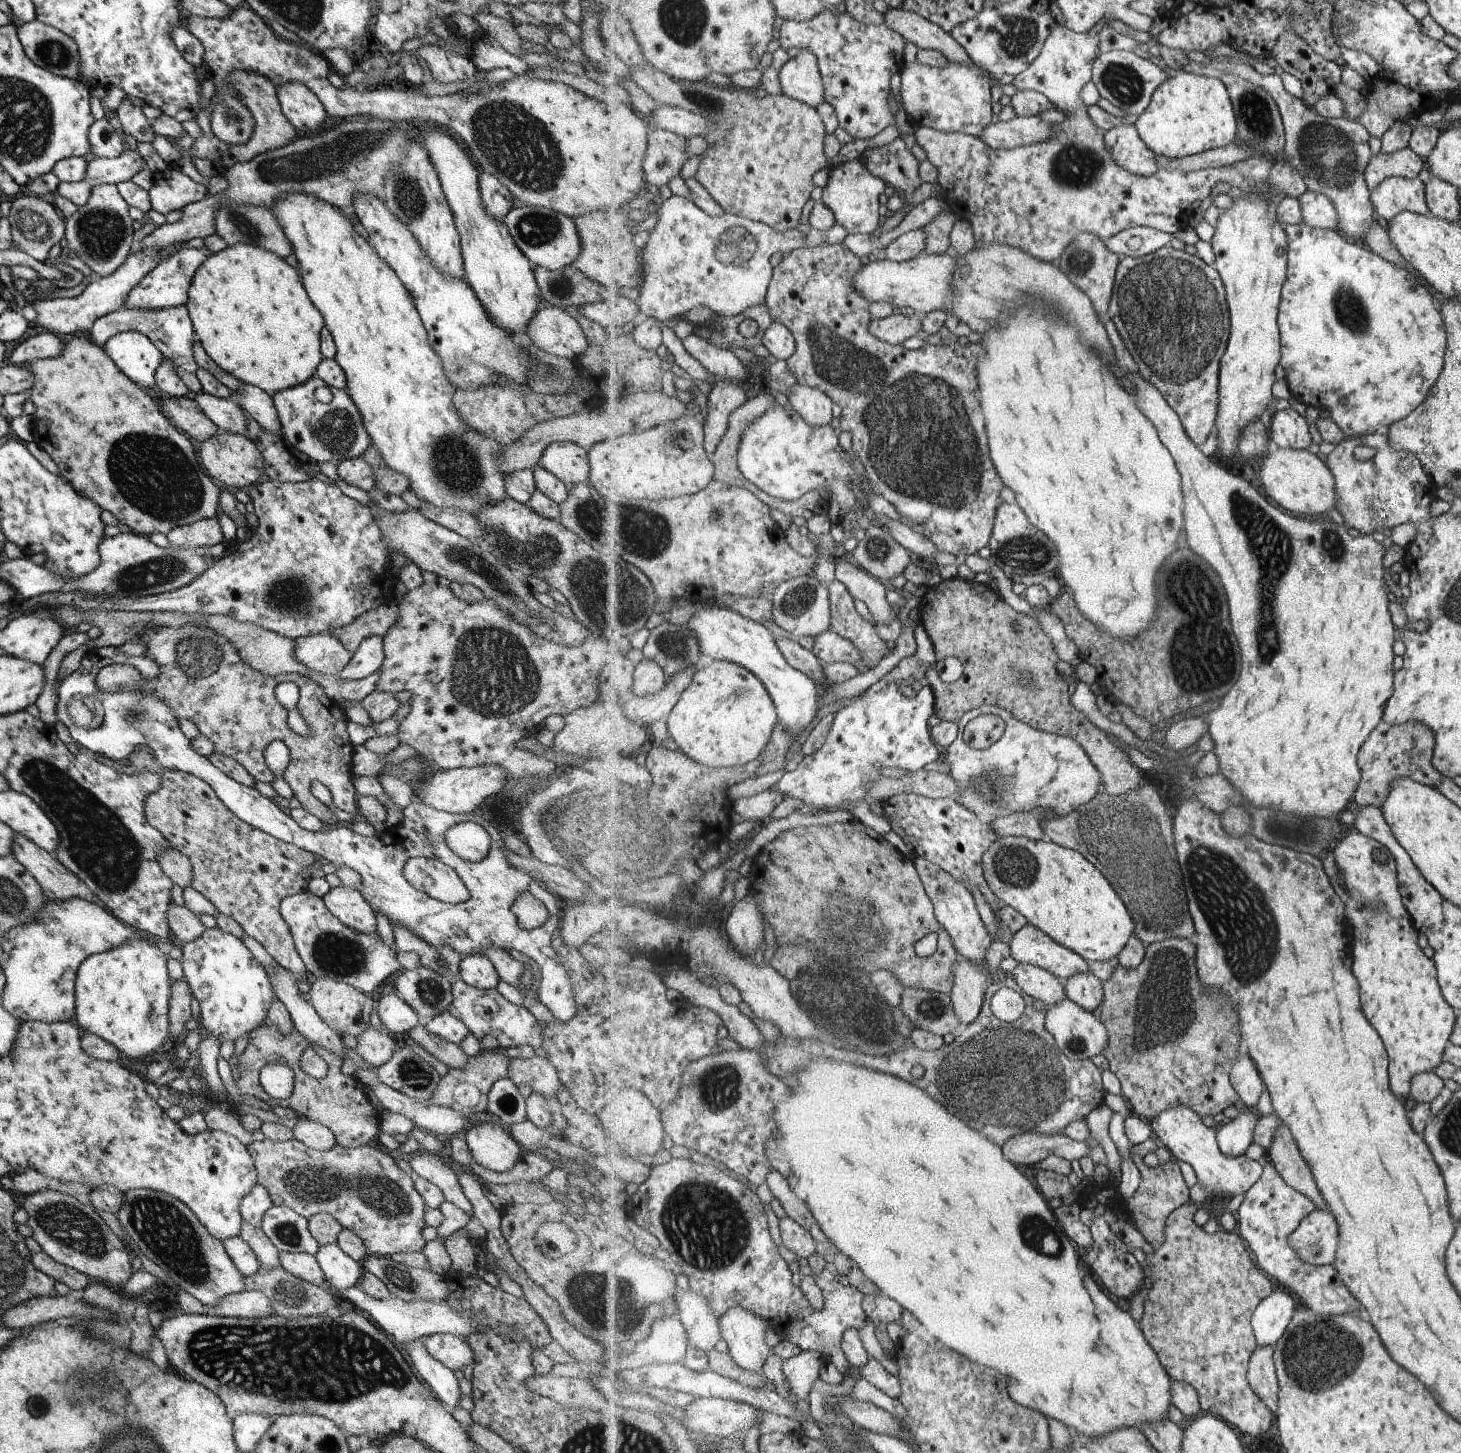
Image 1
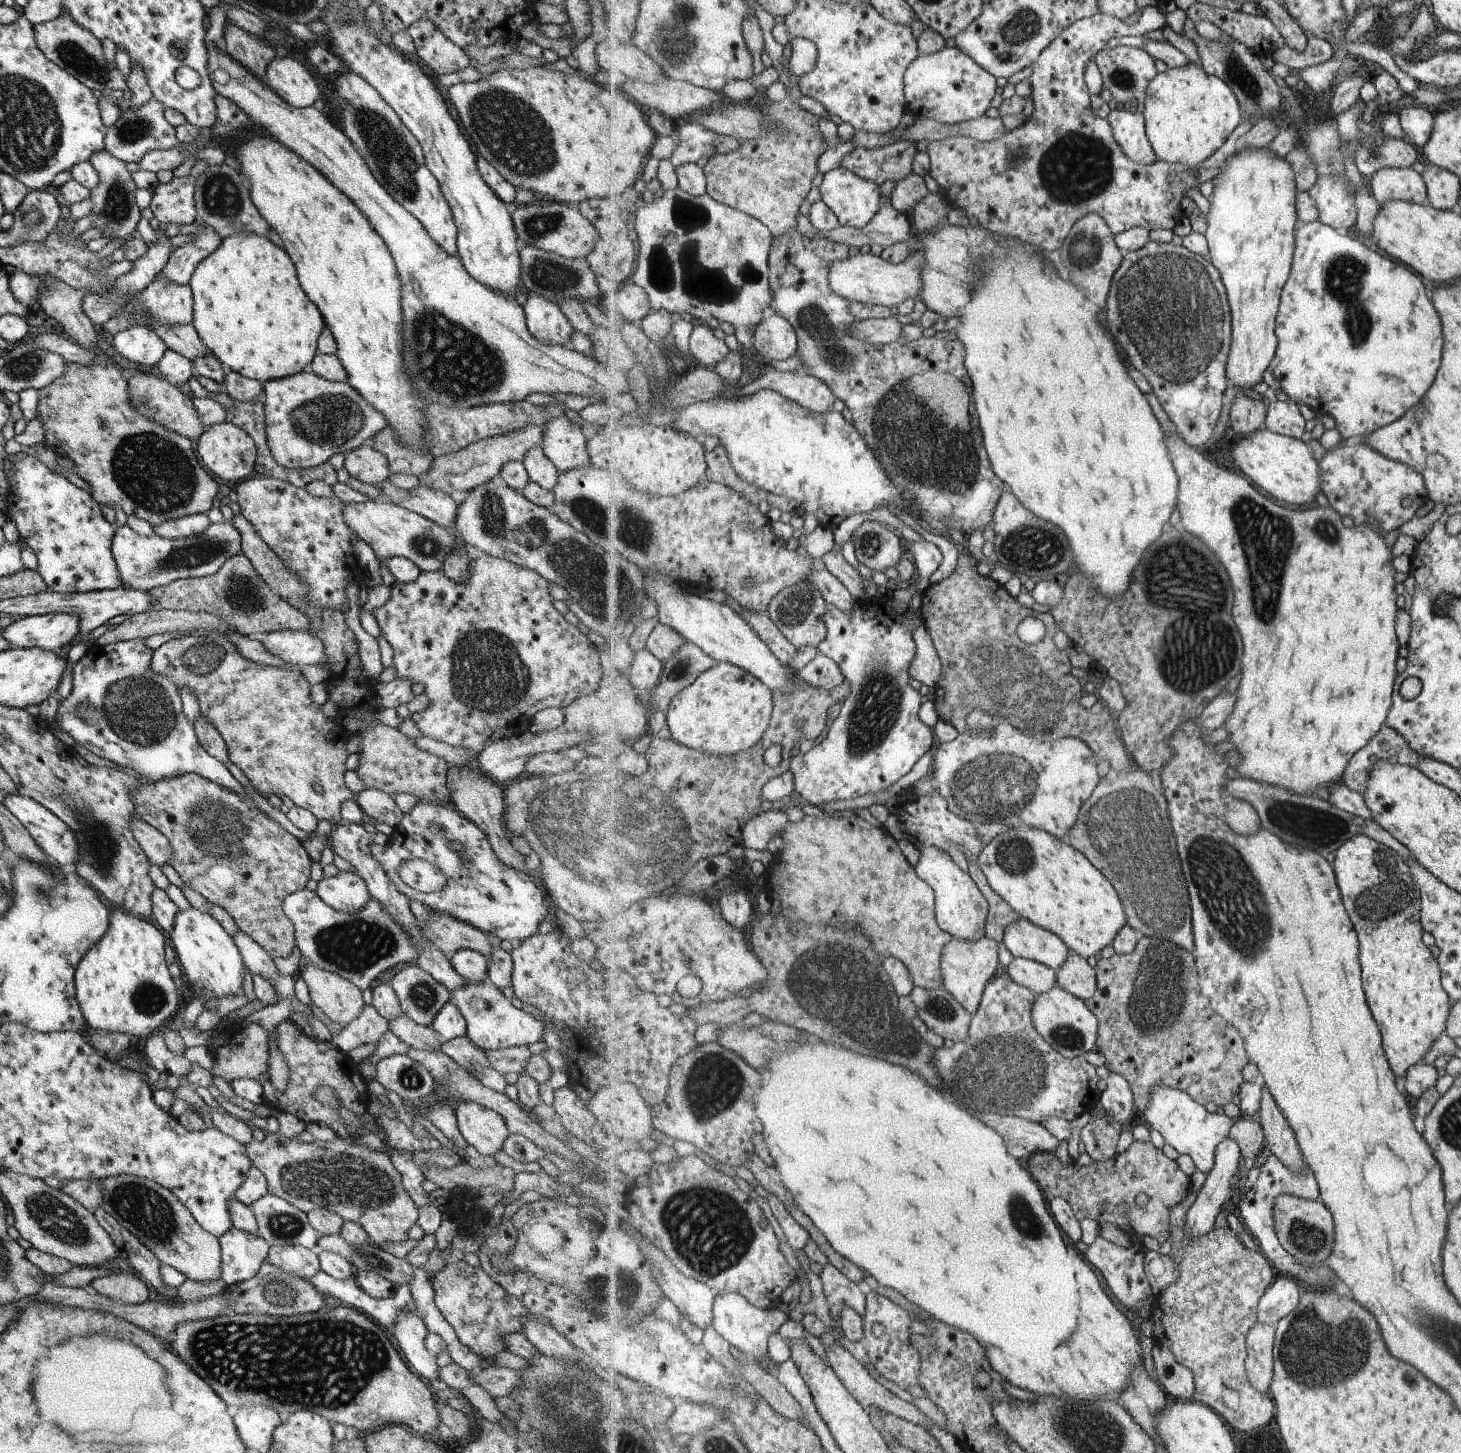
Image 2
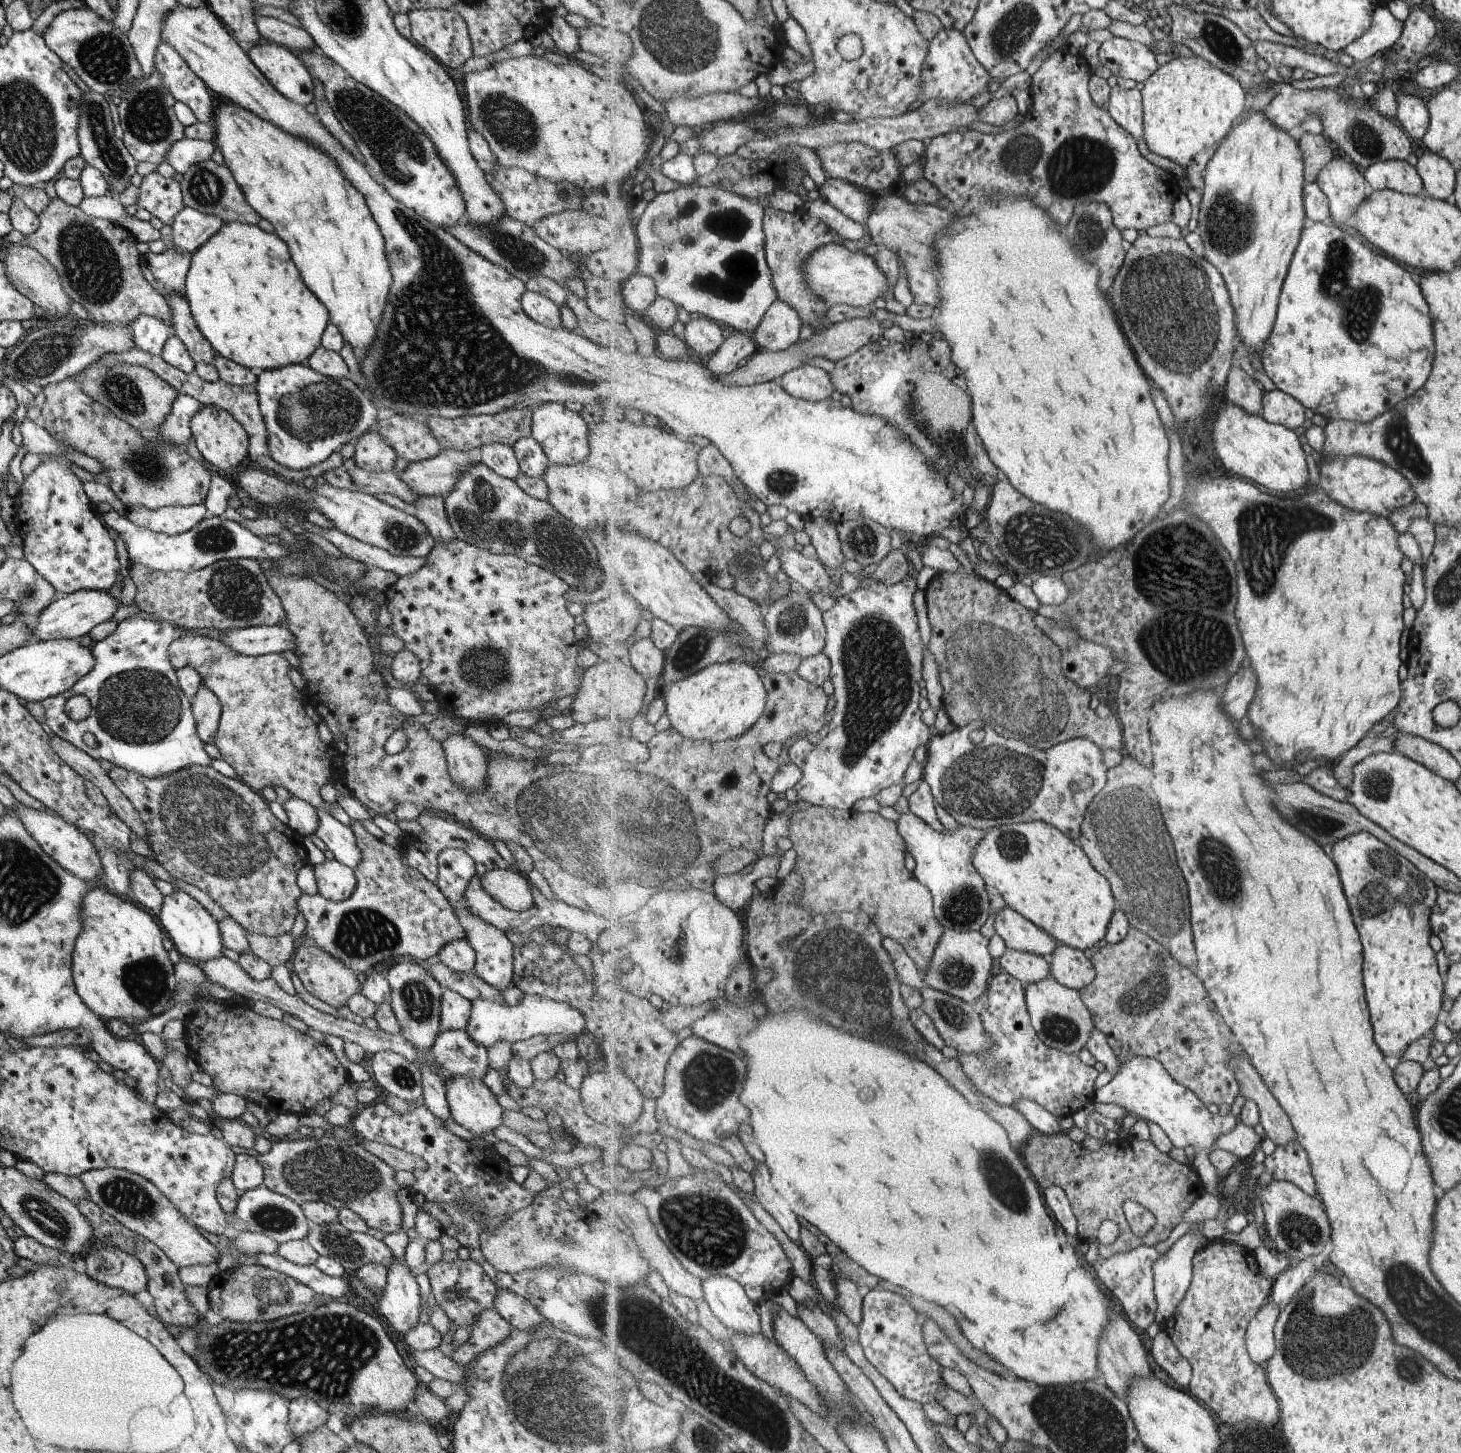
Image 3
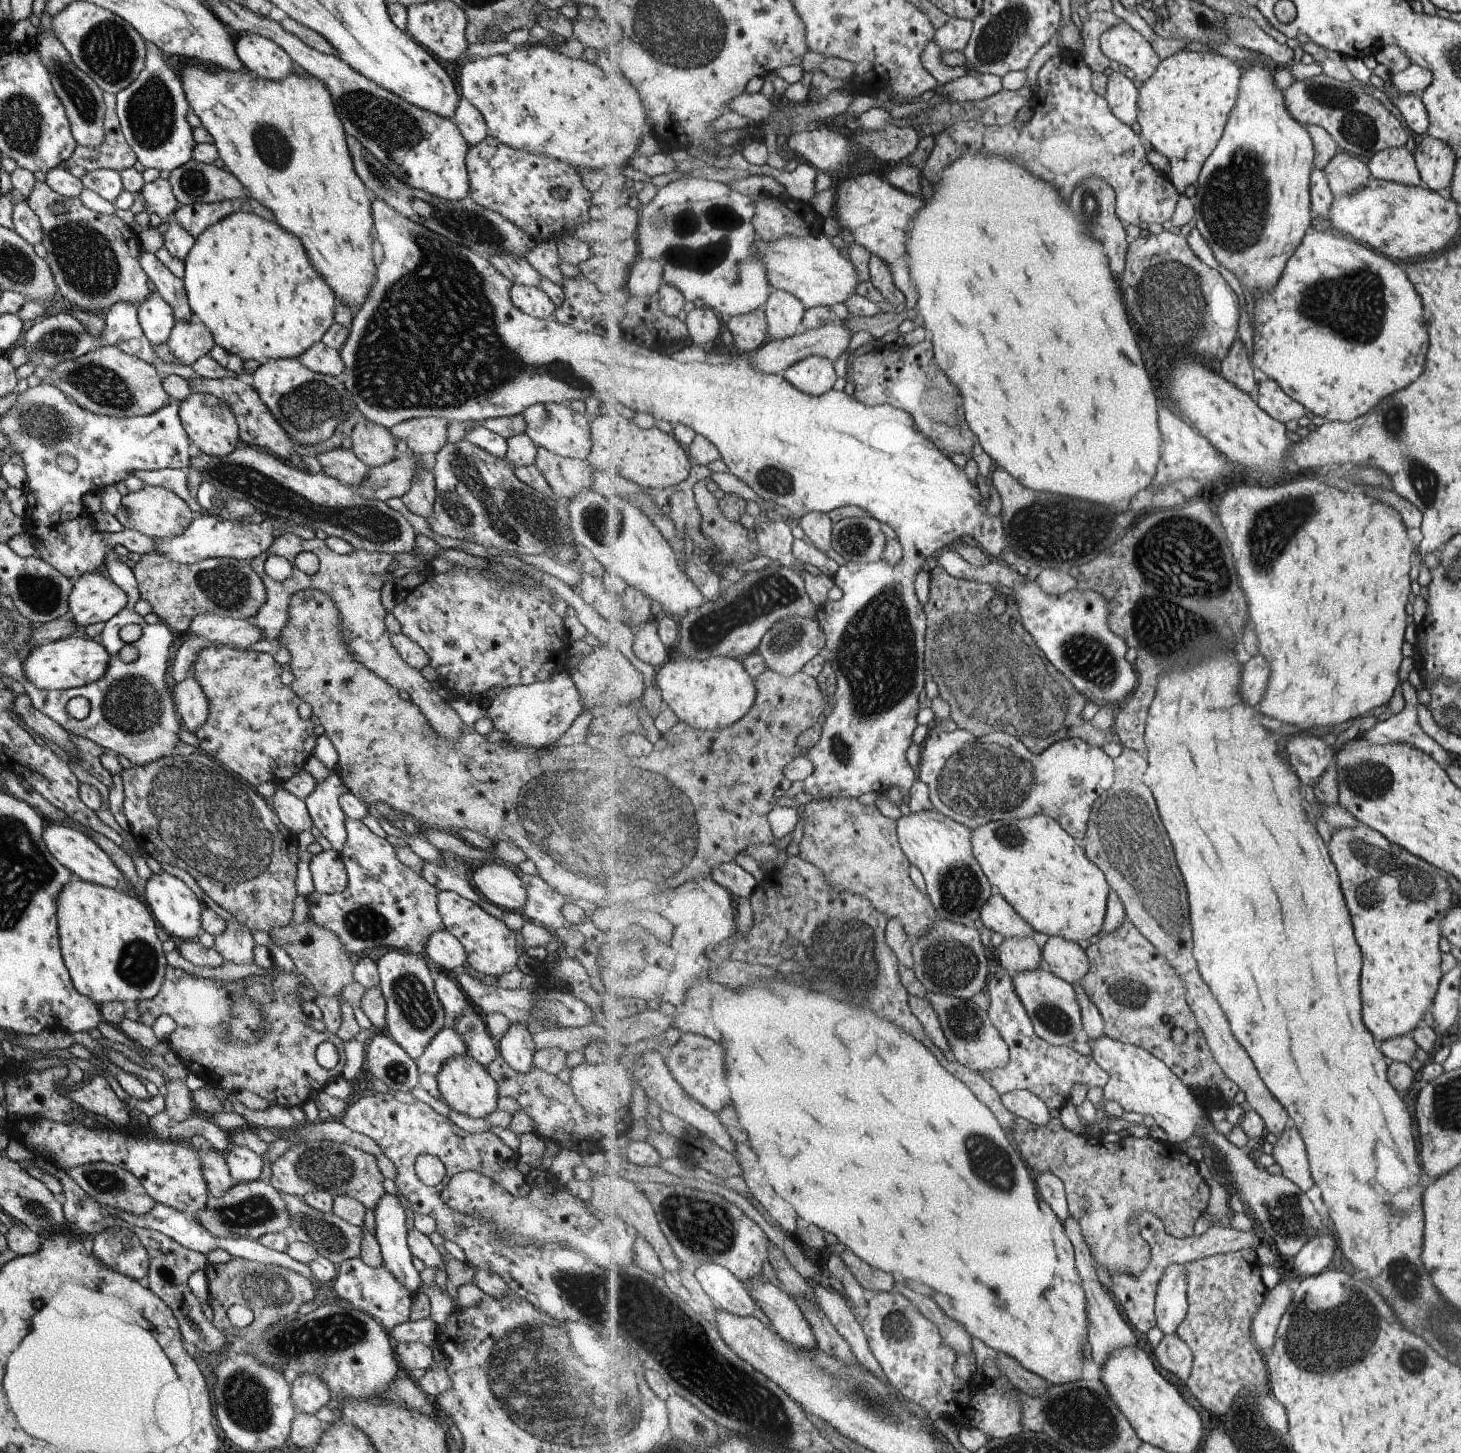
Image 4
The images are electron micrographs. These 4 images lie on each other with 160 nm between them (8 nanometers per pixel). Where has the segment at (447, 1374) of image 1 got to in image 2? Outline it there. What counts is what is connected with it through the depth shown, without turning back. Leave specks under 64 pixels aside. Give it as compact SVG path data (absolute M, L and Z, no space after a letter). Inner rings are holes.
M403 1309L398 1310L394 1320L391 1330L395 1342L401 1348L411 1370L423 1378L439 1380L437 1375L439 1367L434 1356L427 1352L423 1342L428 1333L423 1321L415 1313Z

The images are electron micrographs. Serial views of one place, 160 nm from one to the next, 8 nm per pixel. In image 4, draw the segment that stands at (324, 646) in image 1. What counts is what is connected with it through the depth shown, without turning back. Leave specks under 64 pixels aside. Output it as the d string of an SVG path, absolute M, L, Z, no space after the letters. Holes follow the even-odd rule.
M199 614L189 622L189 633L205 638L206 644L232 644L235 648L247 650L256 642L263 640L259 628L253 626L252 619L231 619Z

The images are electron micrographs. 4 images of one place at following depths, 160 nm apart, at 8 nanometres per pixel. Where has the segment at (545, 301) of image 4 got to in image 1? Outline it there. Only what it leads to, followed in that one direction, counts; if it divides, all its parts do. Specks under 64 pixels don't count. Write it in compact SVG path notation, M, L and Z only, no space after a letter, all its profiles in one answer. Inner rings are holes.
M540 303L527 321L524 333L531 340L534 351L562 356L573 360L593 345L584 336L571 311Z

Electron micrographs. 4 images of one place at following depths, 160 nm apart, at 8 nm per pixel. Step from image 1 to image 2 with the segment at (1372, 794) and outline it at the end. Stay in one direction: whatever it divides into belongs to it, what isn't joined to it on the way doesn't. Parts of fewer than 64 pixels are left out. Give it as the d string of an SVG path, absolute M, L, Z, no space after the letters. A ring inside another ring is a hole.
M1383 725L1383 728L1364 746L1354 757L1351 757L1343 775L1343 782L1354 791L1364 793L1366 791L1372 768L1381 761L1401 763L1404 765L1418 766L1421 755L1411 748L1408 740L1396 728Z

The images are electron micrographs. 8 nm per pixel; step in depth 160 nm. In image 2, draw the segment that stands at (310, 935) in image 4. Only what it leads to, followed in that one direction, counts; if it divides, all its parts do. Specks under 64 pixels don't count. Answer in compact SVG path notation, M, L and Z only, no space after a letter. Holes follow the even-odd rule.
M301 962L295 975L305 982L313 1006L342 1027L353 1020L364 1005L360 990L337 973Z

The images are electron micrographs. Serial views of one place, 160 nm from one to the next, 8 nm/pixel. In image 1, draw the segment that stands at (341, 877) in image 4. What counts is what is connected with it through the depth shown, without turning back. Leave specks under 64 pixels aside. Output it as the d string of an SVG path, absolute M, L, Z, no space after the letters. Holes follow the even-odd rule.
M339 885L330 888L321 900L341 924L362 933L375 933L375 916L370 904L357 889Z

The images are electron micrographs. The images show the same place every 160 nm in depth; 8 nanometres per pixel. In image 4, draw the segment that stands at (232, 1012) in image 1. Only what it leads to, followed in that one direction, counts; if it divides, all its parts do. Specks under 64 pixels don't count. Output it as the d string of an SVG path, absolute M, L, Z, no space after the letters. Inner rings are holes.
M164 871L159 874L152 873L151 878L147 878L147 882L143 884L144 889L141 894L148 910L154 915L156 925L159 924L174 941L196 940L202 931L199 916L201 916L203 907L195 894L181 880L171 876L171 874L166 874Z

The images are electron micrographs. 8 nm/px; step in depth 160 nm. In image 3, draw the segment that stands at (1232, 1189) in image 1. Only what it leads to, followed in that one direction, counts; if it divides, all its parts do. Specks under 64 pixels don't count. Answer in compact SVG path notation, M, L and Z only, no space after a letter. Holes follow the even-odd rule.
M1133 1056L1129 1060L1127 1058L1119 1060L1121 1061L1119 1074L1105 1086L1096 1090L1095 1101L1118 1105L1125 1109L1126 1114L1156 1123L1176 1148L1193 1147L1195 1159L1192 1165L1197 1170L1202 1183L1210 1193L1216 1195L1220 1193L1219 1180L1221 1178L1219 1178L1217 1168L1211 1162L1213 1152L1211 1148L1219 1136L1231 1132L1235 1126L1238 1126L1239 1117L1230 1113L1227 1116L1211 1114L1198 1095L1176 1082L1158 1059Z

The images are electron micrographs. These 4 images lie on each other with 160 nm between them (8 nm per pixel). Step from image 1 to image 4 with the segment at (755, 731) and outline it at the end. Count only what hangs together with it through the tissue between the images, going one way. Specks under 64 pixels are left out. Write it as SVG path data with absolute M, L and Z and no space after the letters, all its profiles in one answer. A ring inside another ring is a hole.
M673 654L665 666L651 674L652 681L661 690L662 700L677 716L678 722L685 722L701 732L729 728L747 717L757 704L757 684L741 659L715 656L691 660Z

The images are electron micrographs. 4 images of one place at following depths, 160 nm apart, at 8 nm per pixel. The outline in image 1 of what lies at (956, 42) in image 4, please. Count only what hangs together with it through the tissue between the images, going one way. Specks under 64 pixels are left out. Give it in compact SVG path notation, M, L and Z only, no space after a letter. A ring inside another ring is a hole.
M915 61L901 72L901 98L902 106L908 113L915 128L931 127L945 132L958 132L975 135L981 138L987 125L991 124L993 106L991 103L992 78L977 67L967 63L944 61L940 66L934 67Z

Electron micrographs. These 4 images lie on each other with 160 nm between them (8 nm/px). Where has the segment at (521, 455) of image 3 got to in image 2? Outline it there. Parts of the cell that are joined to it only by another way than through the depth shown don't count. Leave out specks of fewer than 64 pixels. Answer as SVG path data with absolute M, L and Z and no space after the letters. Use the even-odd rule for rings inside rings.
M534 446L526 450L522 454L522 463L529 481L538 484L545 490L553 490L559 472L543 454L541 447Z

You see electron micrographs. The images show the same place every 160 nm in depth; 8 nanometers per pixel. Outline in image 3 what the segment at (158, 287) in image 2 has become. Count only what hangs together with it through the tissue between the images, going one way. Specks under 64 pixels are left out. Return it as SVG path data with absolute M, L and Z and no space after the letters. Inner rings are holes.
M165 248L160 254L147 253L142 257L154 280L160 284L160 292L166 299L171 294L185 294L185 276L192 254L177 252L175 248Z

